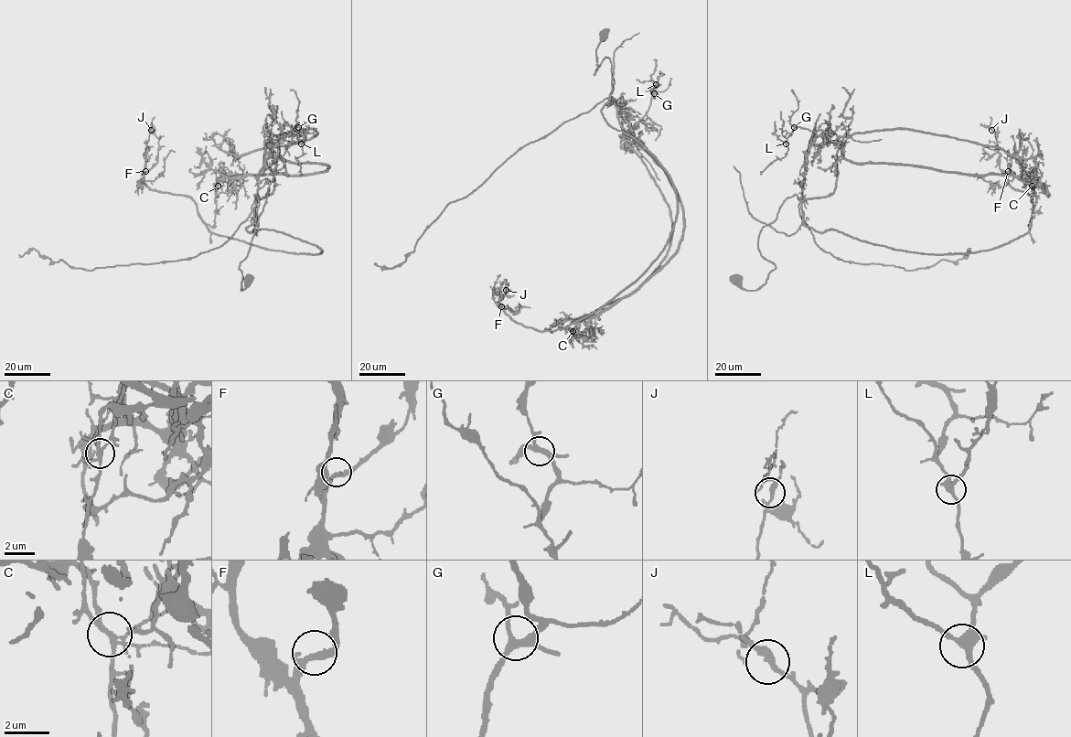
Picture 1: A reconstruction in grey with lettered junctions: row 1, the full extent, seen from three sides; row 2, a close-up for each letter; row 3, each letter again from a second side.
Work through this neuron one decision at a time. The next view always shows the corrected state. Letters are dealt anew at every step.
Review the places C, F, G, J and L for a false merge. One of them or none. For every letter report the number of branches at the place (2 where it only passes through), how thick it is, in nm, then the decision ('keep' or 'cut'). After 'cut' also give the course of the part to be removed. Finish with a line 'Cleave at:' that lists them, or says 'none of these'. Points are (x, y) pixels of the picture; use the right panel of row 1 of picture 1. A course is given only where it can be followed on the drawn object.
C: 5 | 220 nm | cut | (1033, 186), (1026, 233), (988, 251), (924, 254), (836, 229), (776, 231), (748, 210), (733, 166)
F: 3 | 240 nm | keep
G: 4 | 300 nm | keep
J: 3 | 240 nm | keep
L: 4 | 360 nm | keep
Cleave at: C

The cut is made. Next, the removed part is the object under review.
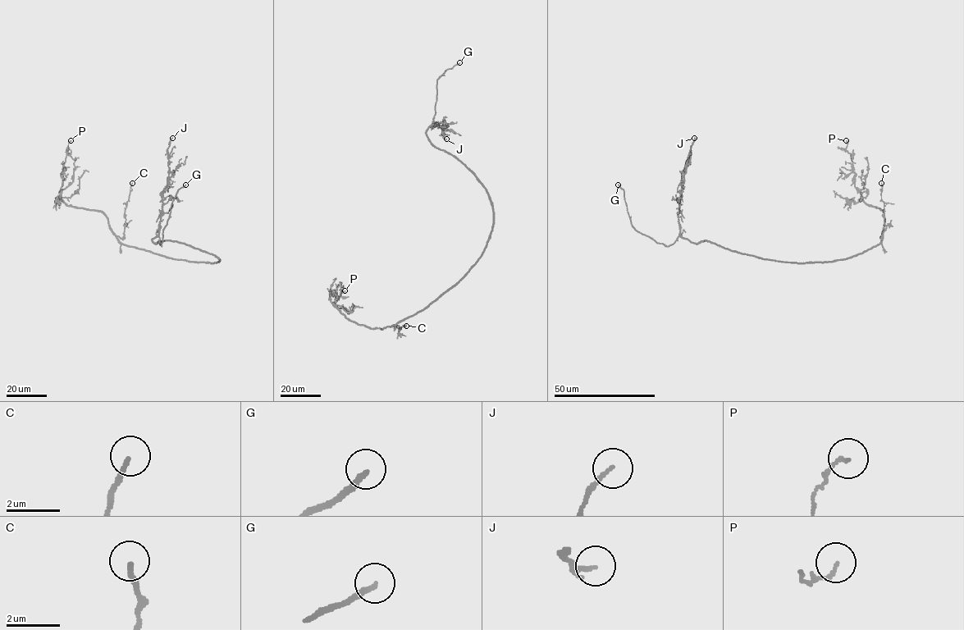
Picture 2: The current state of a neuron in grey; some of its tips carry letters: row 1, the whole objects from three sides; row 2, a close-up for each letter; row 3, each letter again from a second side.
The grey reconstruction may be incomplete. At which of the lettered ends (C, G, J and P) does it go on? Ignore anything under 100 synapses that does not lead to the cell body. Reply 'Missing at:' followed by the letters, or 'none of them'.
Missing at: G

